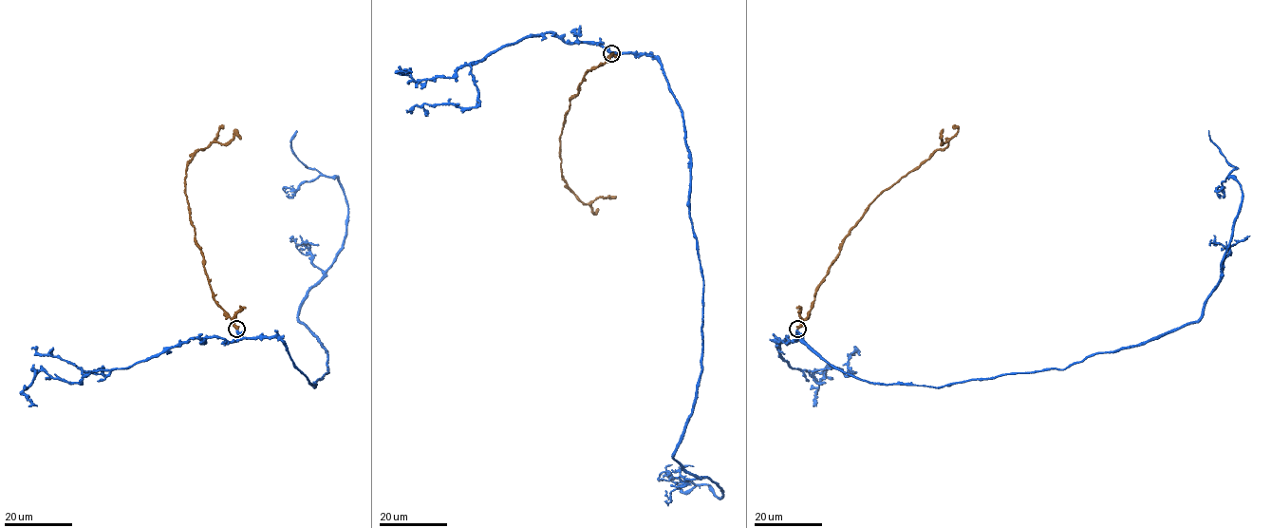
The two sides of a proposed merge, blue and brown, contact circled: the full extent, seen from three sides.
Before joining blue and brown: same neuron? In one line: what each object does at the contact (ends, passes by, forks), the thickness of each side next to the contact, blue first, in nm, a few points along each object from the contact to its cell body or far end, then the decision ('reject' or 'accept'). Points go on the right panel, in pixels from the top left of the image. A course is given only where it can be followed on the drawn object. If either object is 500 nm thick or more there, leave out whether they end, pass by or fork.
380 nm thick on the blue side, 550 nm on the other; blue runs (797, 329), (796, 337), (853, 376), (941, 387), (1065, 368), (1195, 322), (1220, 277), (1242, 188), (1208, 131); brown runs (797, 329), (849, 231), (880, 195), (943, 149), (948, 142), (941, 142), (941, 139); accept

